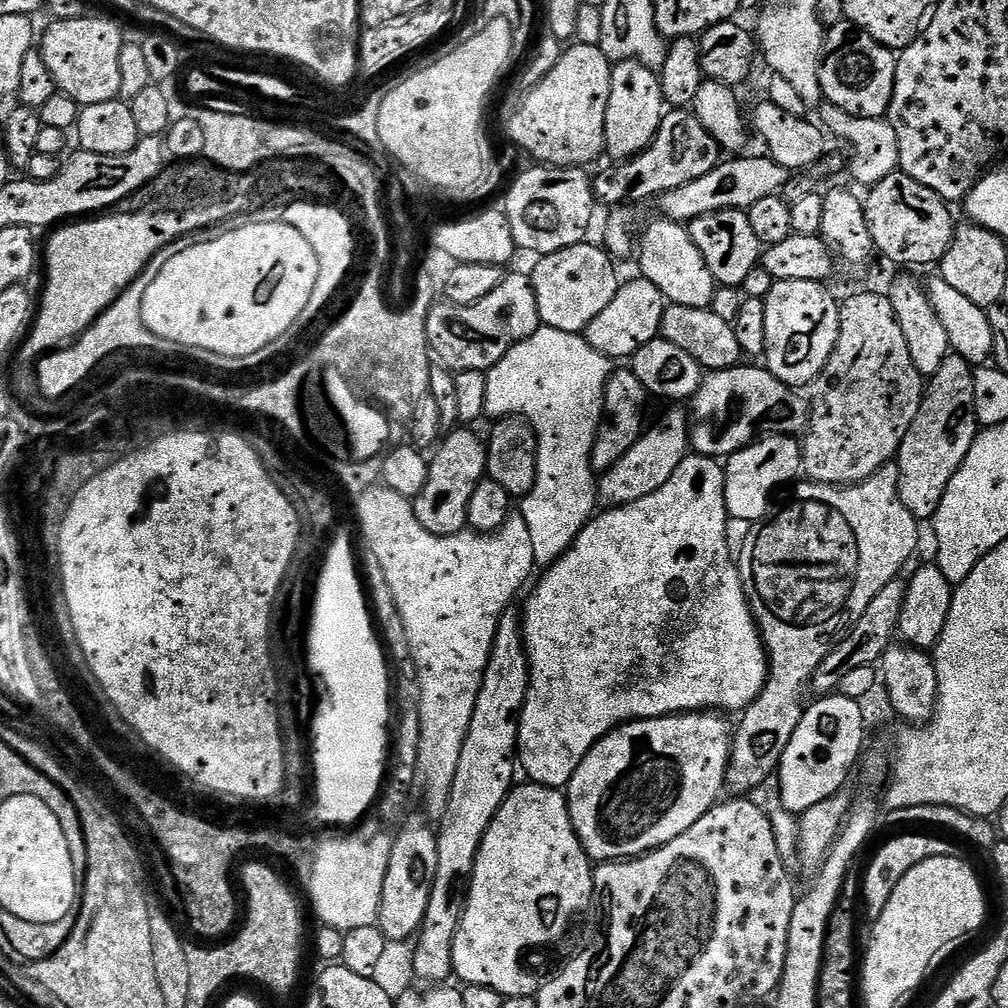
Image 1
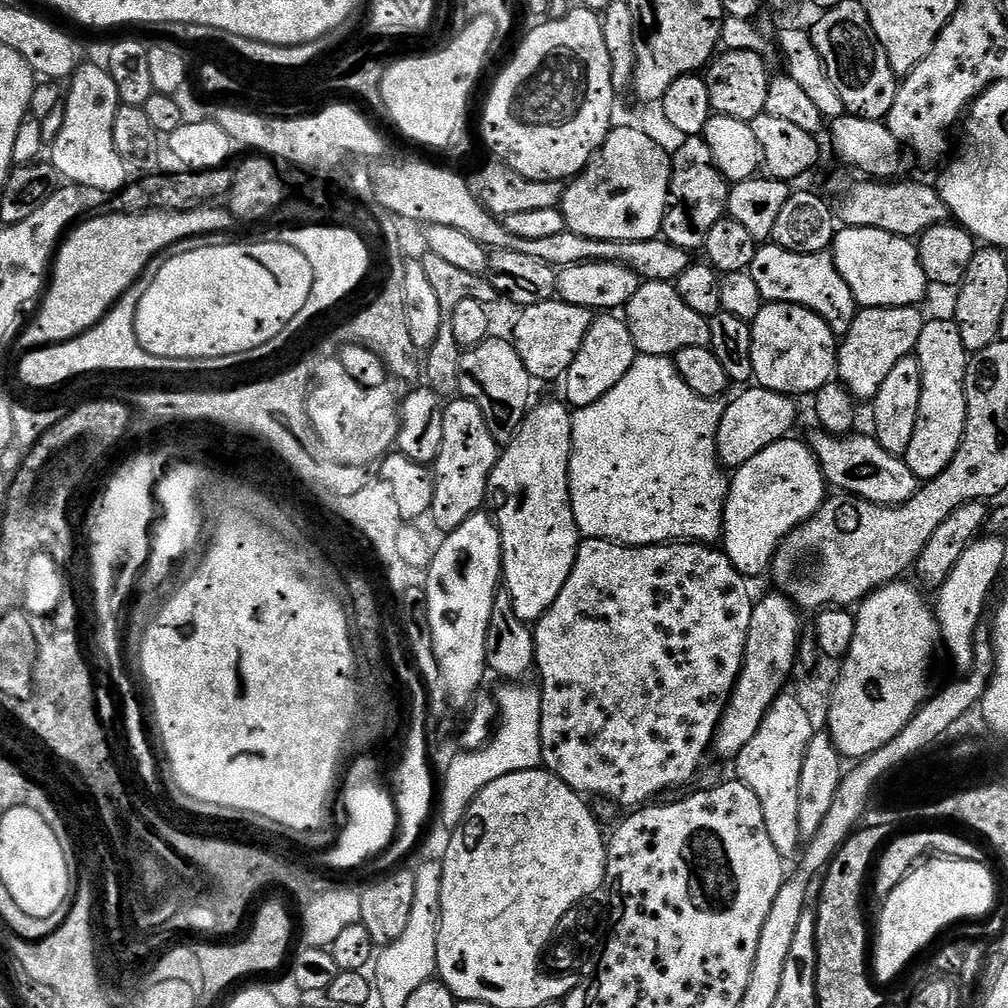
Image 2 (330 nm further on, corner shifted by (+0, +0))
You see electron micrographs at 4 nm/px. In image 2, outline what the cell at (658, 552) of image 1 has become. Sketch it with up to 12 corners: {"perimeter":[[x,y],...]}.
{"perimeter":[[748,386],[725,403],[716,453],[741,468],[796,424],[789,393]]}

